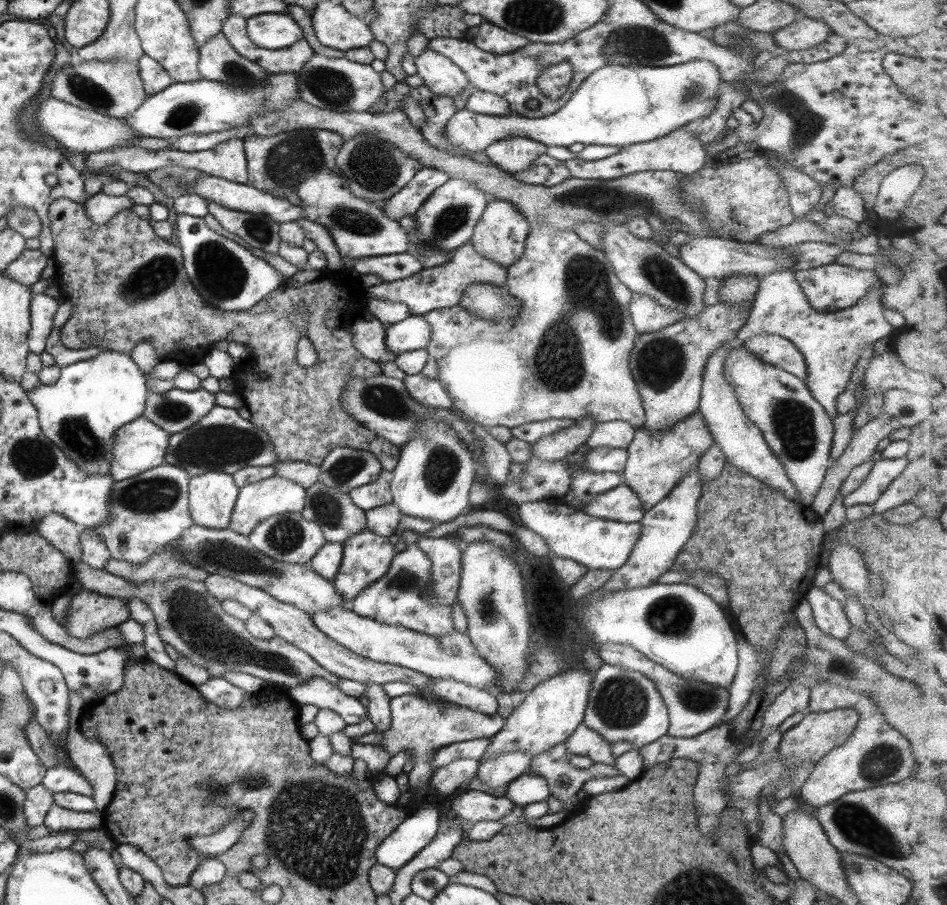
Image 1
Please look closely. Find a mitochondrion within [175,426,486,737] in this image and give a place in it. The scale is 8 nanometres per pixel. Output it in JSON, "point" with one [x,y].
{"point":[215,552]}

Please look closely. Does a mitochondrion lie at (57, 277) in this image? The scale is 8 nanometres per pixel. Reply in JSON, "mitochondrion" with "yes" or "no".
{"mitochondrion":"no"}

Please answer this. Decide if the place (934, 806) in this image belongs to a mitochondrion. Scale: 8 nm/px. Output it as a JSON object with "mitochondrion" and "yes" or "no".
{"mitochondrion":"no"}

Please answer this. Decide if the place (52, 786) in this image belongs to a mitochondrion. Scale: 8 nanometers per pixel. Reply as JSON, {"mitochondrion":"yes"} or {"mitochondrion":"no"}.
{"mitochondrion":"no"}

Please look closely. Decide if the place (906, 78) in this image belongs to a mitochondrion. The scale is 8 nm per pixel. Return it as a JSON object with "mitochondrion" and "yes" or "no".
{"mitochondrion":"no"}

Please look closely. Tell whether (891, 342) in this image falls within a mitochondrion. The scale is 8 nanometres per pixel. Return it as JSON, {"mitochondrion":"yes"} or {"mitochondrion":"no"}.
{"mitochondrion":"no"}

